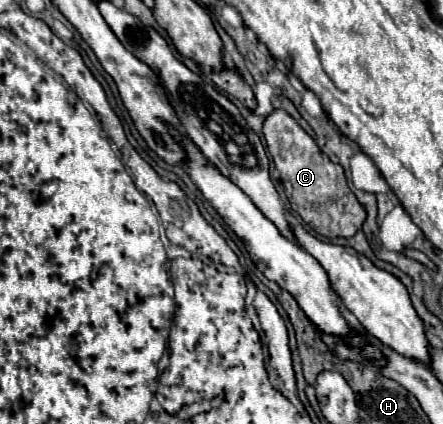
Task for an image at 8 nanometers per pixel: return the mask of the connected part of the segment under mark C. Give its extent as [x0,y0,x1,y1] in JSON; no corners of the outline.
[263,109,365,239]

